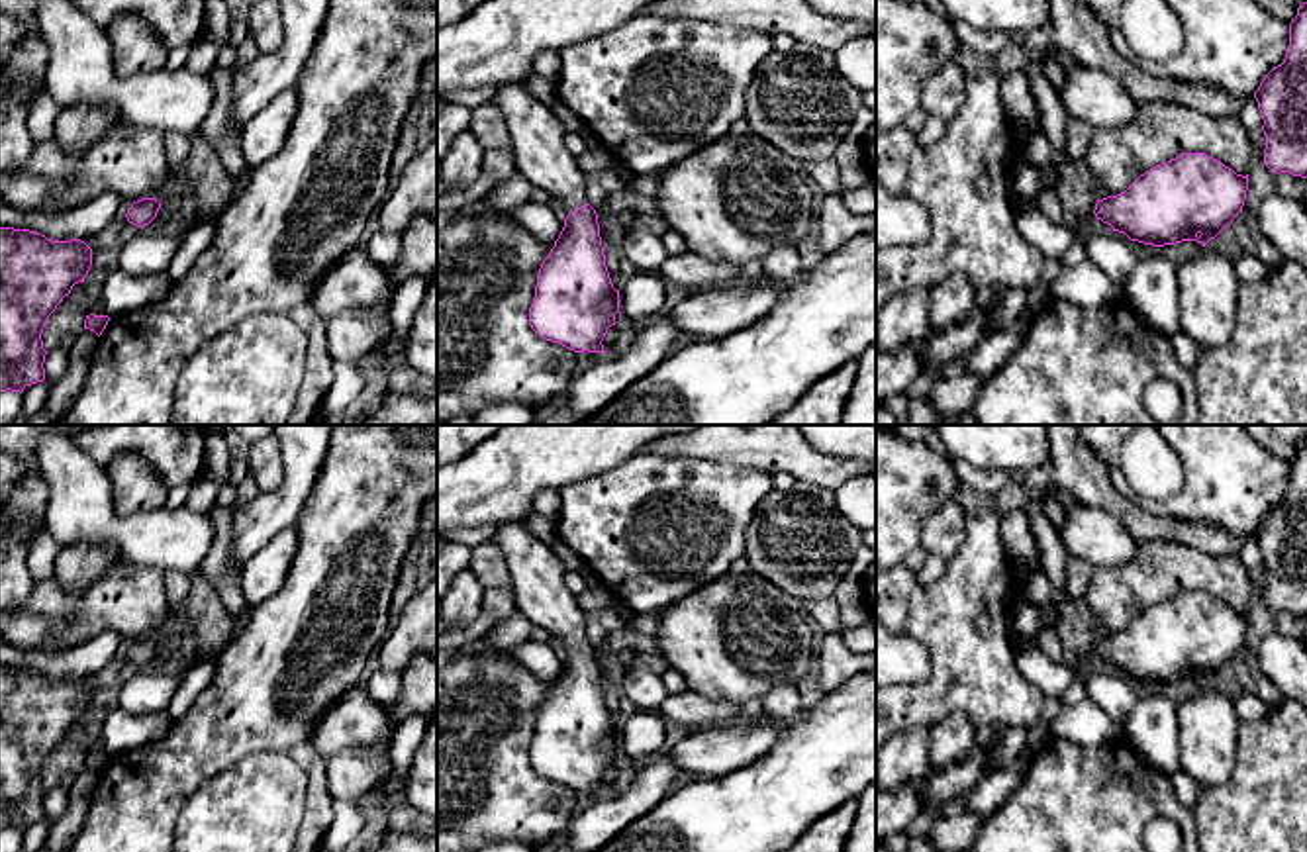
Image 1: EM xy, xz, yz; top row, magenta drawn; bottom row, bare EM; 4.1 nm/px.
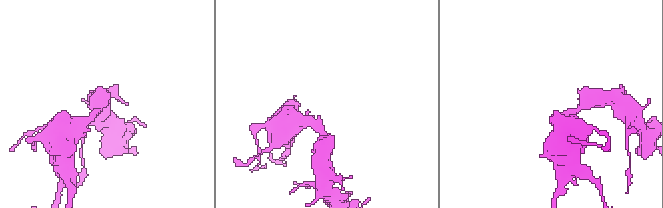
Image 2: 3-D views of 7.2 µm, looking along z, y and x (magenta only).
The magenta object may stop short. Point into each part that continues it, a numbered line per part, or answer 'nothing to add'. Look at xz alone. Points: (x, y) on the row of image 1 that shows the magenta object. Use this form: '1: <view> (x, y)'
1: xz (537, 136)

